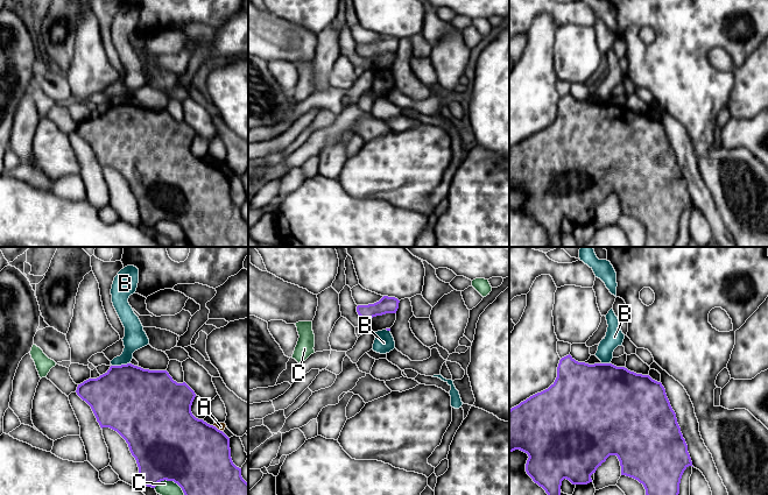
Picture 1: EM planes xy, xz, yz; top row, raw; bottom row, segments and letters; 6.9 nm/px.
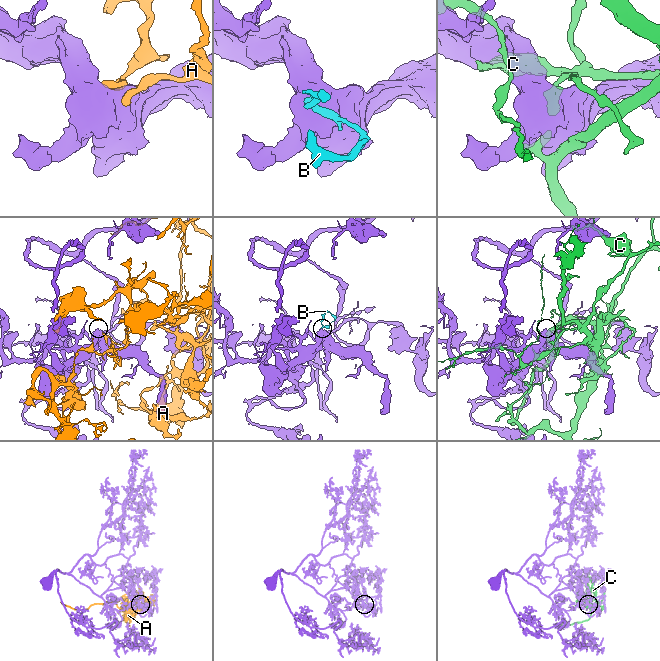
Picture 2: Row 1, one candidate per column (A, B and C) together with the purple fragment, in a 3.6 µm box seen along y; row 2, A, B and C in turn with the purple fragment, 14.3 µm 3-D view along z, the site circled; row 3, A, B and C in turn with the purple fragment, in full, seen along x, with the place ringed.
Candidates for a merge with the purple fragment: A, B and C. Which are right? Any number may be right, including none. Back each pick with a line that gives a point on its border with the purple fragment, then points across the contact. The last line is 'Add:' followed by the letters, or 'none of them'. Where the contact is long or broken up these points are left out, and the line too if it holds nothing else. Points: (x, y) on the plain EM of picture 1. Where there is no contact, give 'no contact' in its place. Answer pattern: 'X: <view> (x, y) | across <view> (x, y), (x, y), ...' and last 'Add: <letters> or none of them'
Add: none of them

